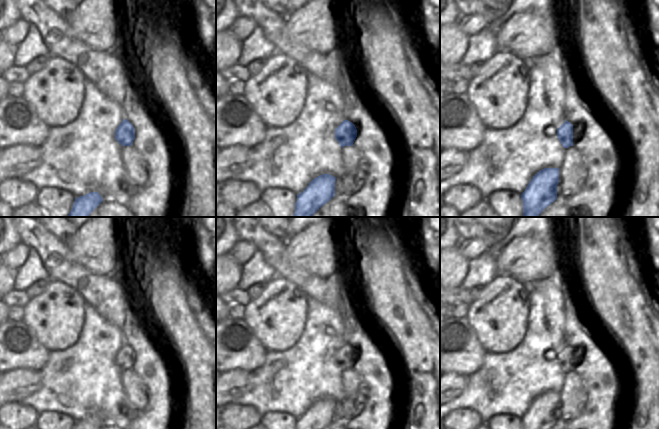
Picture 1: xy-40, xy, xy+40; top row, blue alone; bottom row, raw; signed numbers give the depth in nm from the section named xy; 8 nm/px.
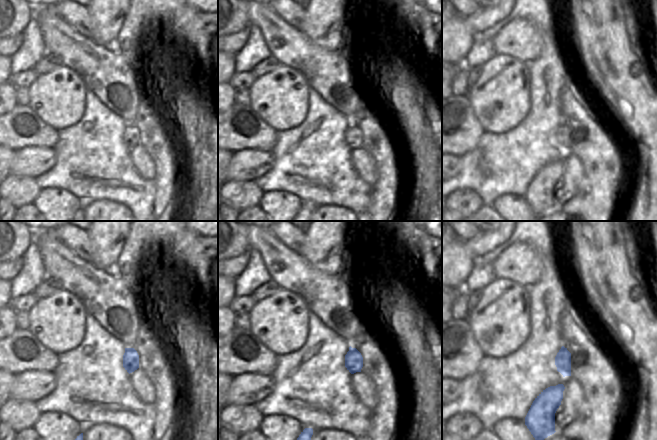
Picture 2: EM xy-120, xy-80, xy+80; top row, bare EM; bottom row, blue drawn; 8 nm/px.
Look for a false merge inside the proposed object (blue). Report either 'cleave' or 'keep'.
cleave

